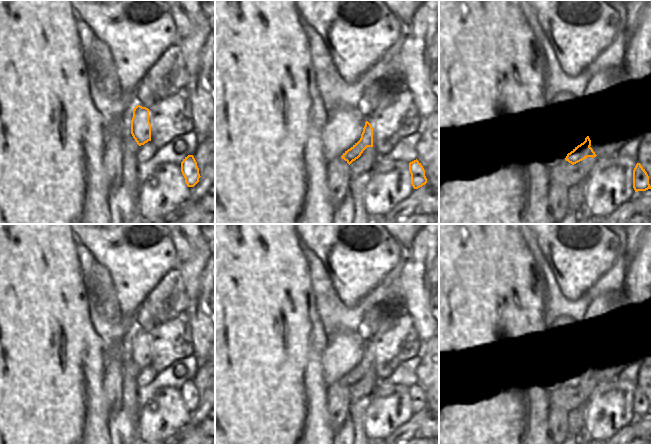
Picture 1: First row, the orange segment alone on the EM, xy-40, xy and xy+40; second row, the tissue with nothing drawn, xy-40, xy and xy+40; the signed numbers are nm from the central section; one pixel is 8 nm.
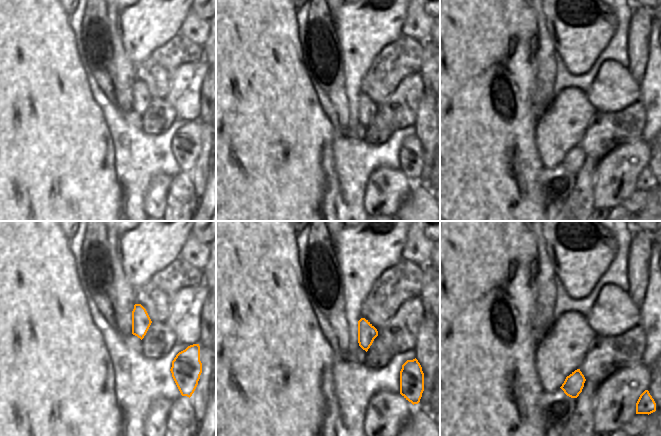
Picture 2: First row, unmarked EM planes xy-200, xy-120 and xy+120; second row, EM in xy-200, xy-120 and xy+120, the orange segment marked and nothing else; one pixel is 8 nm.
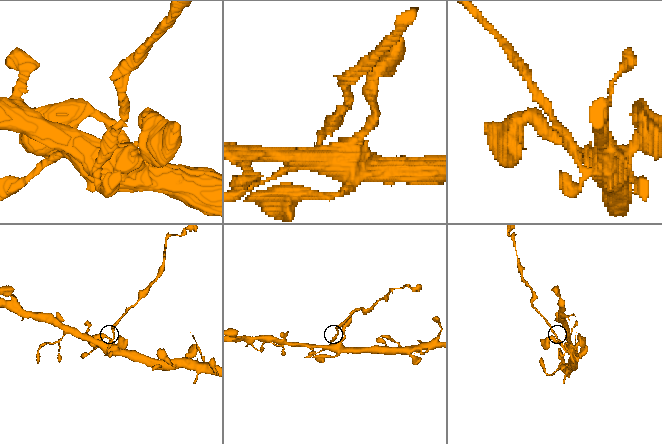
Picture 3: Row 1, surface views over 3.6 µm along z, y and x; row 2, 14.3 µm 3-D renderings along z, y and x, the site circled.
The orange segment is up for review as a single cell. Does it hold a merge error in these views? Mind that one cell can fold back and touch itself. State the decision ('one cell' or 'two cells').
two cells

